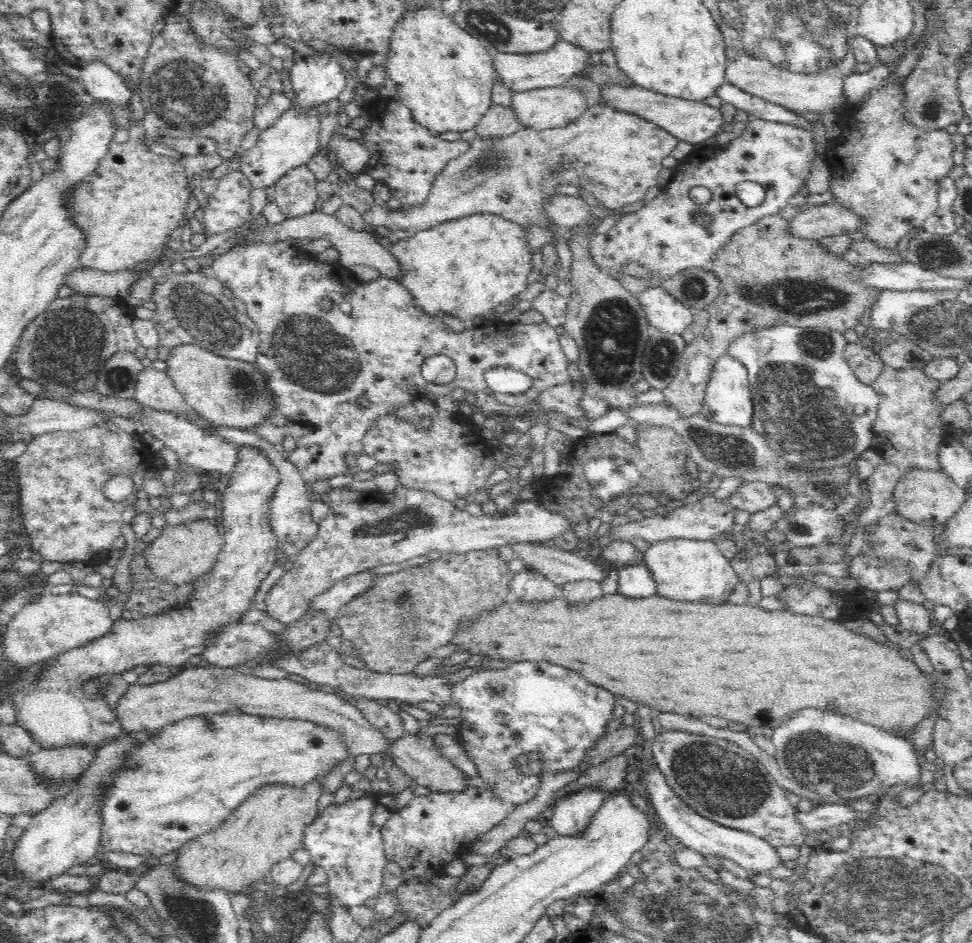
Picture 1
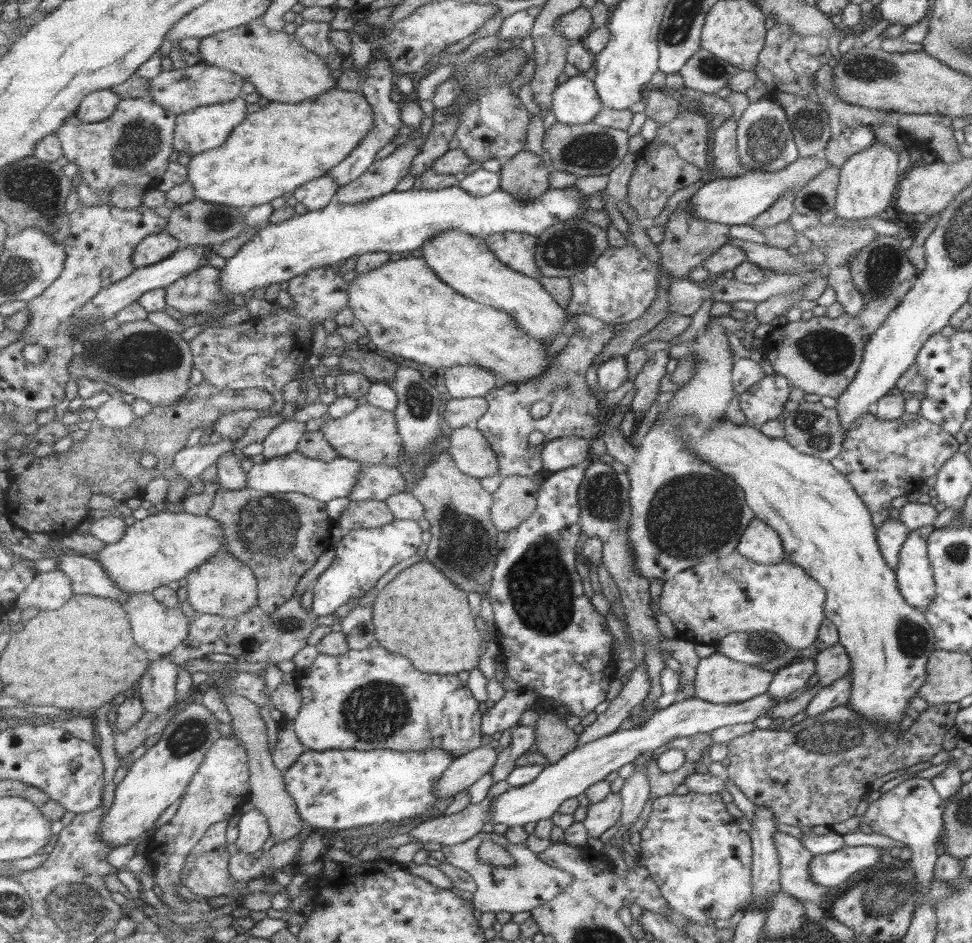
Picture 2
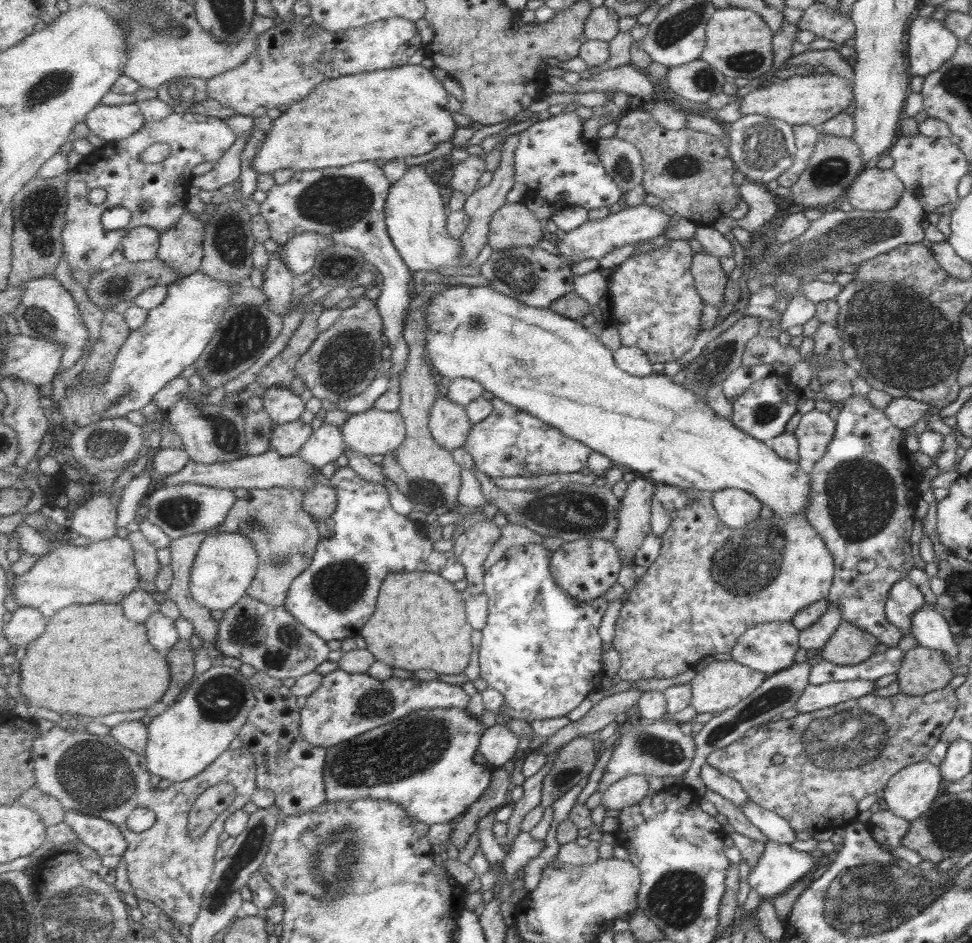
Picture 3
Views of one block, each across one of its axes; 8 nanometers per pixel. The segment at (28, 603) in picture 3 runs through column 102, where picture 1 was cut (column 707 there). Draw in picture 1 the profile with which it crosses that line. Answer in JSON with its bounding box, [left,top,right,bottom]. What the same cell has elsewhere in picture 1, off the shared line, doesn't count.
[639,538,739,604]

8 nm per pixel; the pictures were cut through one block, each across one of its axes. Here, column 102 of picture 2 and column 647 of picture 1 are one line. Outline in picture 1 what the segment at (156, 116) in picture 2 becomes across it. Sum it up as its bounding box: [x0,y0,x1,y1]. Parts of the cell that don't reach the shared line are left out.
[362,105,679,232]

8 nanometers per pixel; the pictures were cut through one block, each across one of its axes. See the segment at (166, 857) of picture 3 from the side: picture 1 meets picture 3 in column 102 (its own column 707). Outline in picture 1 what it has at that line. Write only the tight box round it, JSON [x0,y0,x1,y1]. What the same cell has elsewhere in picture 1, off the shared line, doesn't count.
[652,729,810,848]

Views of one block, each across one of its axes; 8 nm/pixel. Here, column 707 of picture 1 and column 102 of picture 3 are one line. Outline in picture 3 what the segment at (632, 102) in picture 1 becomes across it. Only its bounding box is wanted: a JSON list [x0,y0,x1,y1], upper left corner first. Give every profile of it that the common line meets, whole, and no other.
[85,102,146,144]

